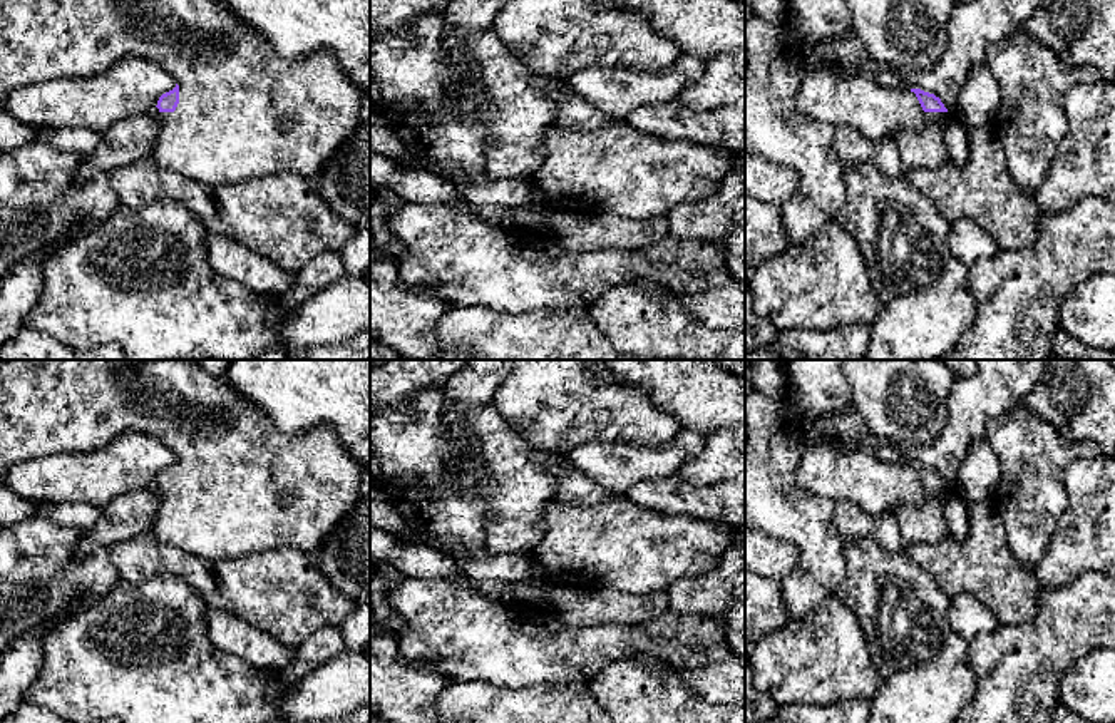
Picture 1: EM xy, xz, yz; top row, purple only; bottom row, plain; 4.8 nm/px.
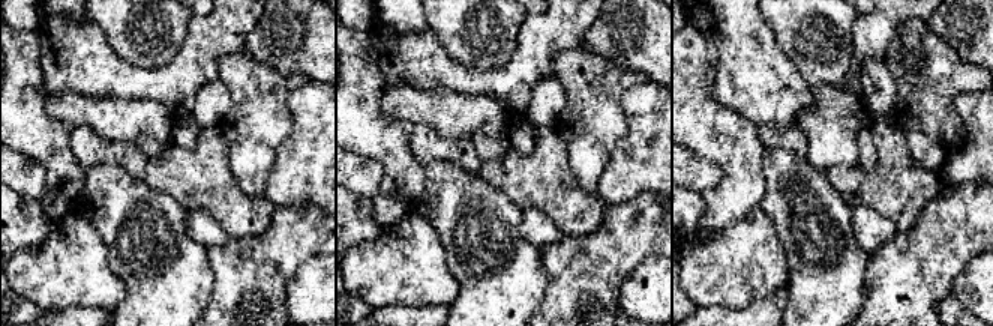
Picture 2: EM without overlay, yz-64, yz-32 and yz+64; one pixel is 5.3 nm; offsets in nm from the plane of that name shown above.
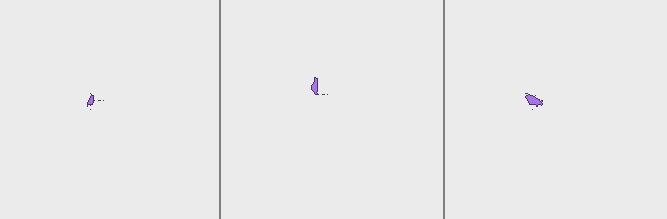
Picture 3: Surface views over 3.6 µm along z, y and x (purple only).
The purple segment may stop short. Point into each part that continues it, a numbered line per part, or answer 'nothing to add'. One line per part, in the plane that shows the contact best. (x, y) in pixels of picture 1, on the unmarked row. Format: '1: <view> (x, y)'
1: xy (243, 487)

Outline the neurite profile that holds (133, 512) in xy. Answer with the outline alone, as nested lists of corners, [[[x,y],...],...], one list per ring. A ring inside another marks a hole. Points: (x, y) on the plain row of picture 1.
[[[157,482],[147,489],[131,490],[112,499],[102,507],[102,514],[94,526],[80,529],[79,556],[85,557],[95,551],[110,549],[114,544],[149,531],[161,502],[162,495]]]

